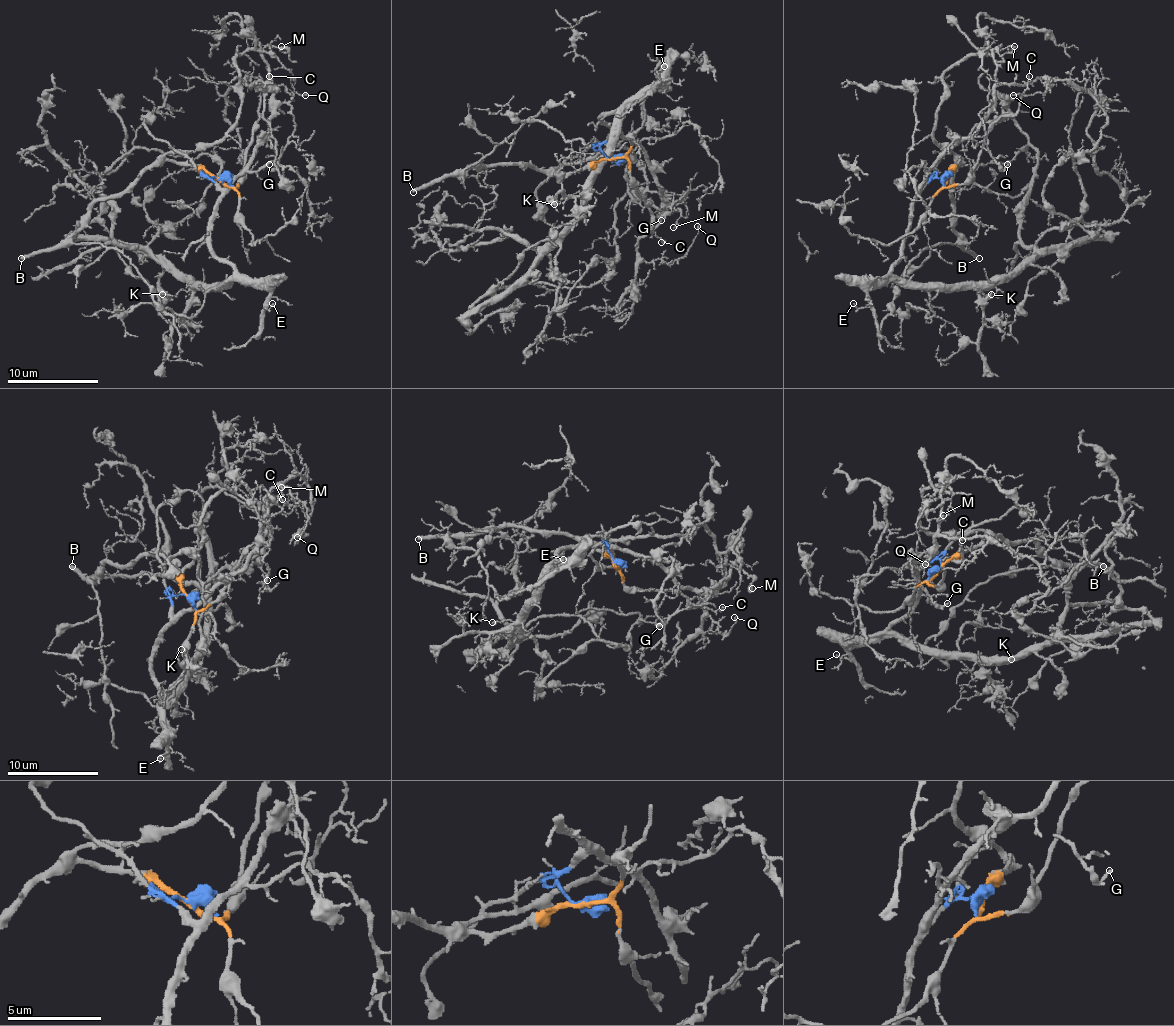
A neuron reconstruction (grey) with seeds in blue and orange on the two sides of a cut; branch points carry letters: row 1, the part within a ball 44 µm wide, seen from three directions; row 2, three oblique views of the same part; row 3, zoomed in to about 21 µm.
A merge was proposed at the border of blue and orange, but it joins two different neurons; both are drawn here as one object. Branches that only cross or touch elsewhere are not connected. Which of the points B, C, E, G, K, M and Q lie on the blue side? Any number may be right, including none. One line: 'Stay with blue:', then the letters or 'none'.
Stay with blue: E, G, K, M, Q

